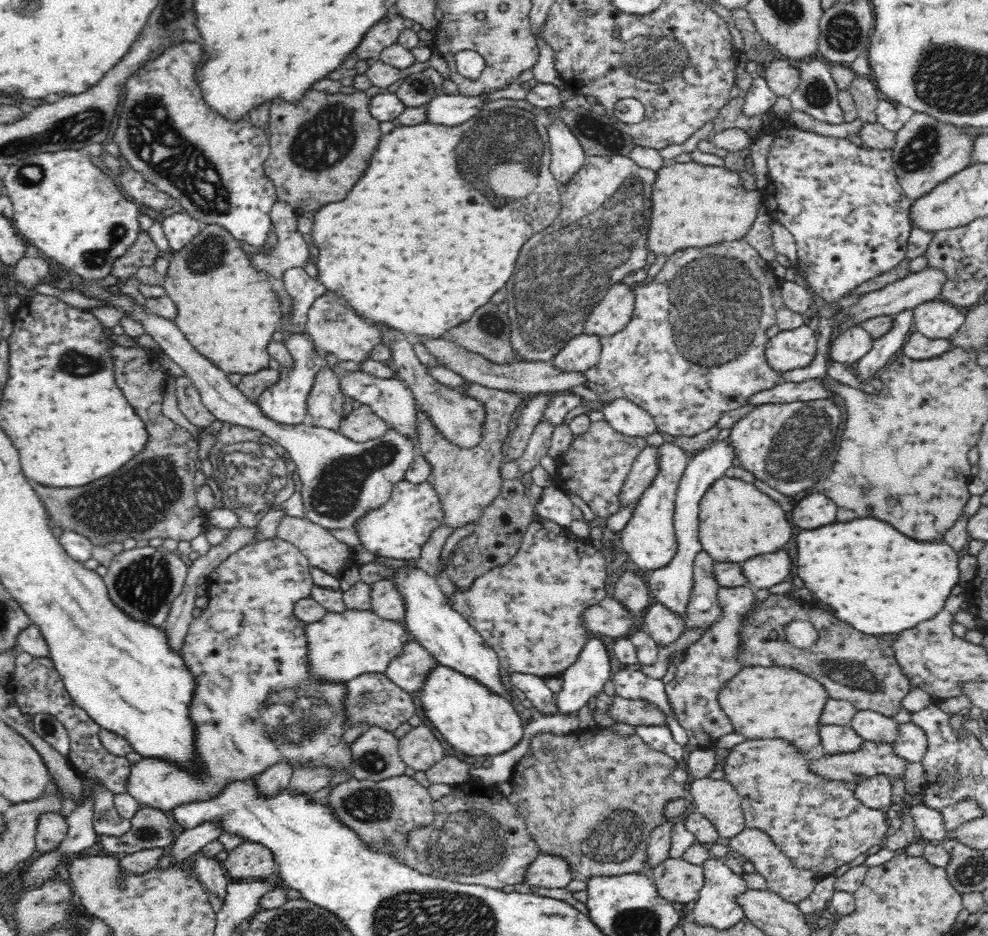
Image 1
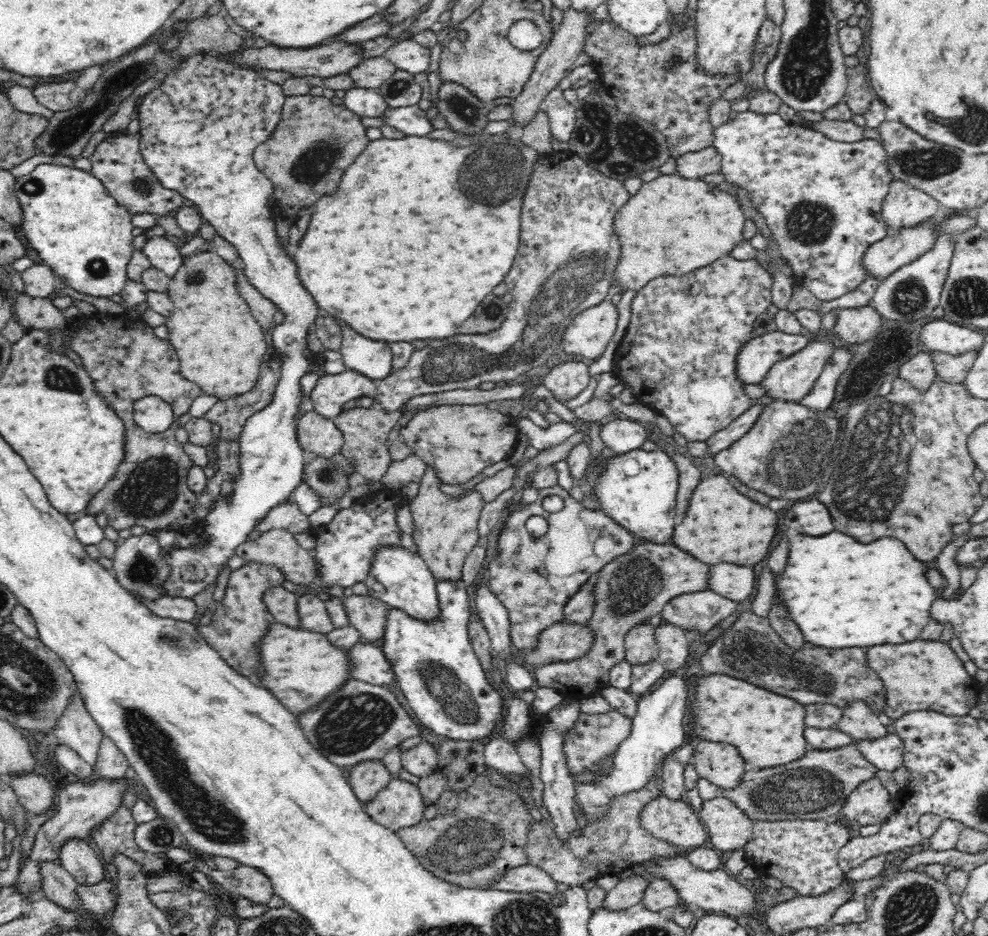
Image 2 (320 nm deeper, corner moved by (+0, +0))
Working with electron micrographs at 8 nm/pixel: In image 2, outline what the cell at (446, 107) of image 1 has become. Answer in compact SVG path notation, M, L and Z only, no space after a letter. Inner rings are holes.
M410 105L400 108L390 108L382 116L384 124L392 125L406 135L425 137L434 132L432 122L428 120L426 111L418 105Z

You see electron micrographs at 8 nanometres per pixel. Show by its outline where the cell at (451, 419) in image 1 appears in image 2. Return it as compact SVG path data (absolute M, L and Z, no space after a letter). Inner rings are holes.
M435 402L426 410L414 413L399 436L415 455L433 464L442 482L460 486L479 476L487 467L505 460L505 454L514 447L519 429L514 419L484 404L438 405Z

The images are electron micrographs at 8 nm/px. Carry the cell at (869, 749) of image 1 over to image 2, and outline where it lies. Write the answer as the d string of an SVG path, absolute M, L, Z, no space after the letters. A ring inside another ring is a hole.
M854 741L828 751L809 749L802 759L784 766L749 768L738 788L720 793L730 797L753 821L829 820L839 815L847 796L859 784L876 777L876 772L878 768L866 760Z

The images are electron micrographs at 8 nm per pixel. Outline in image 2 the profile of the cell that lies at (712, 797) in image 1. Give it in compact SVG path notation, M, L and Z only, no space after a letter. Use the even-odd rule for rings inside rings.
M722 793L702 801L699 820L707 828L710 842L718 851L742 849L753 833L754 821Z

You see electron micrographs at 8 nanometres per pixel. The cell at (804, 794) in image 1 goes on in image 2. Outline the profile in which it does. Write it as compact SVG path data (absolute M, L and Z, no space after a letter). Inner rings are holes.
M718 741L698 742L691 760L700 778L717 785L721 791L738 788L749 769L738 748Z

